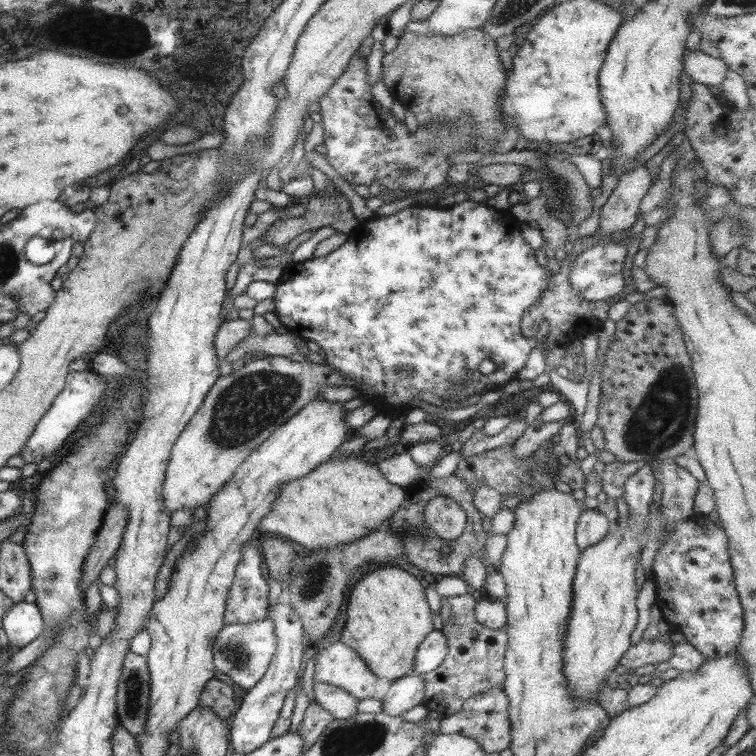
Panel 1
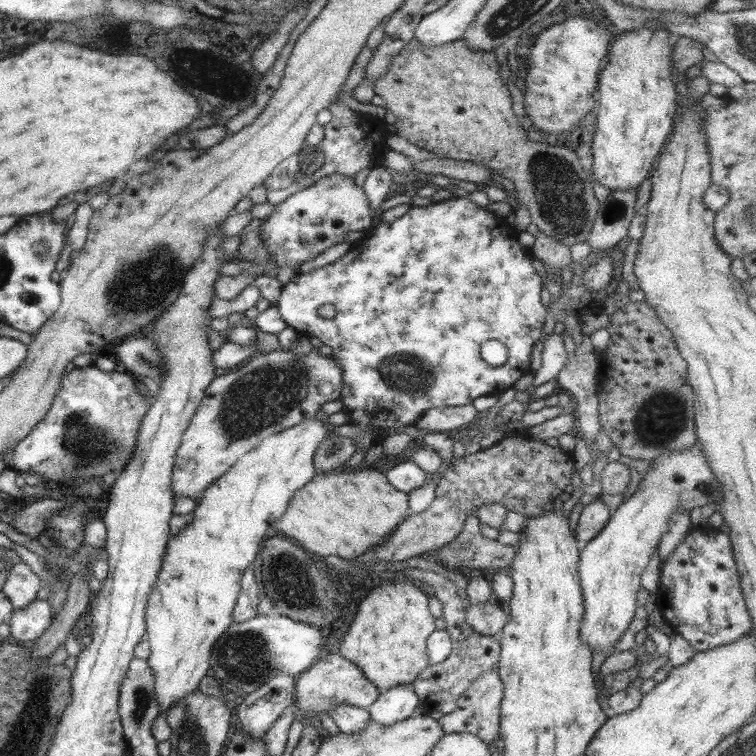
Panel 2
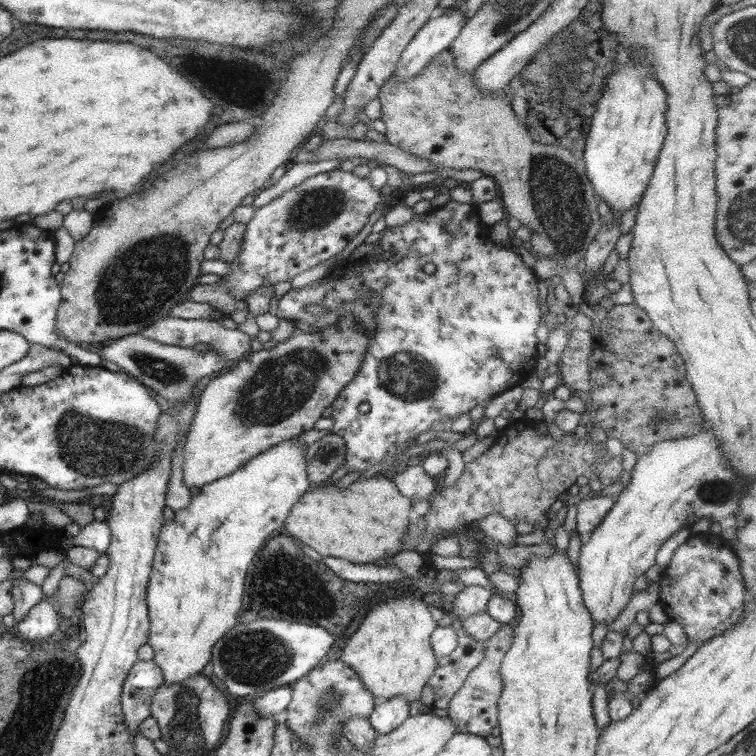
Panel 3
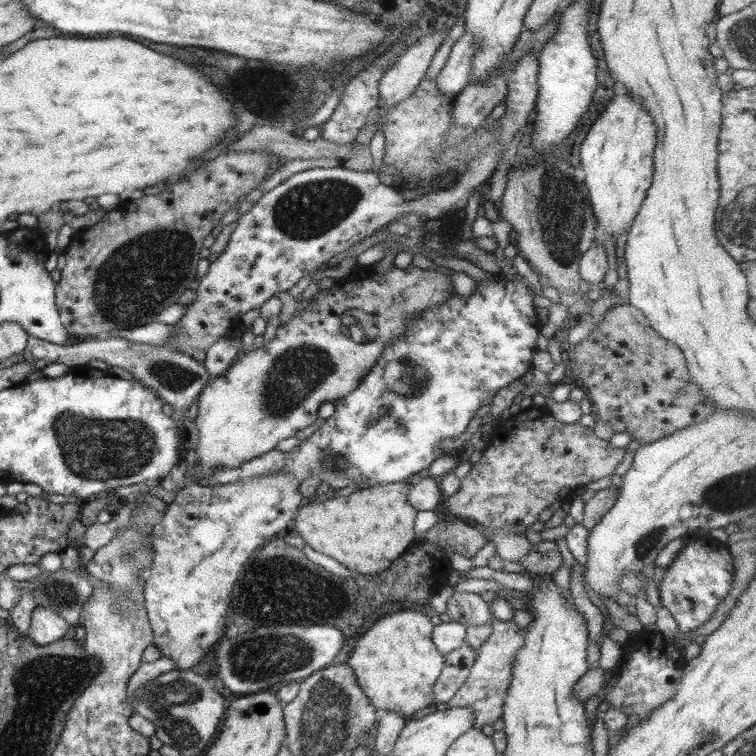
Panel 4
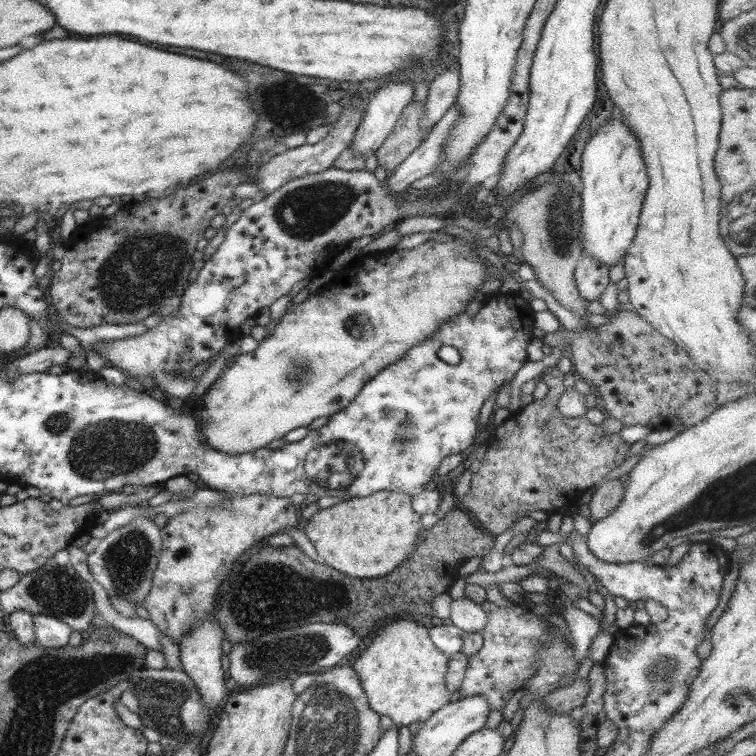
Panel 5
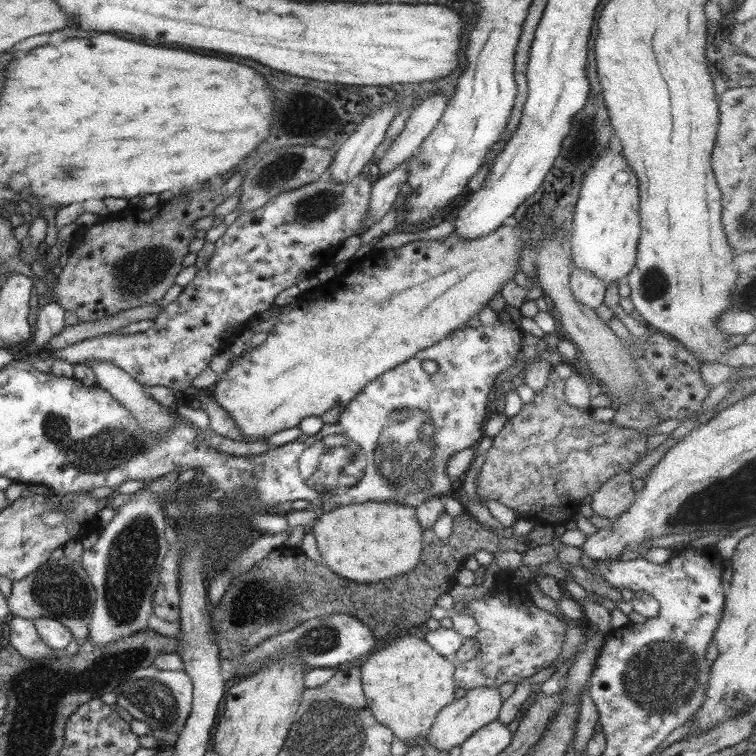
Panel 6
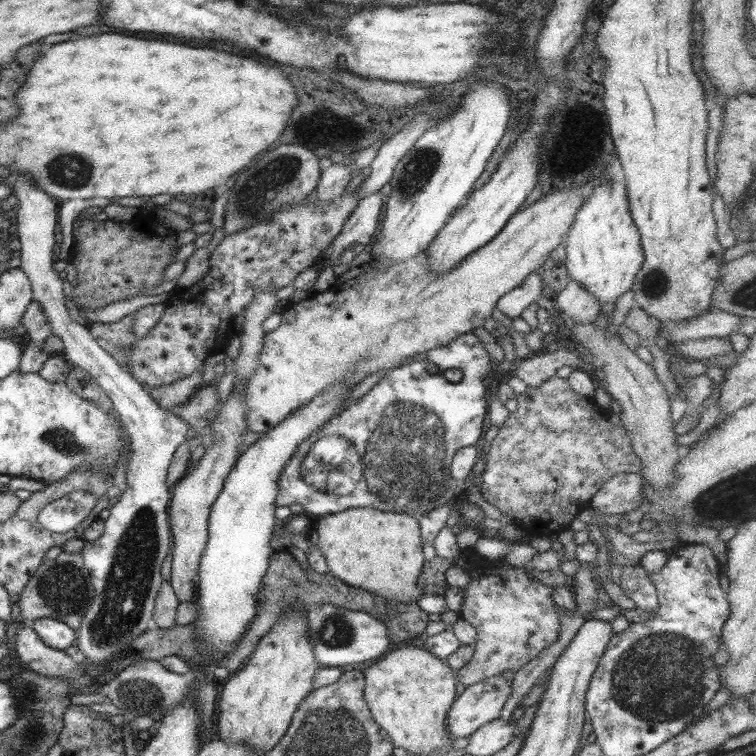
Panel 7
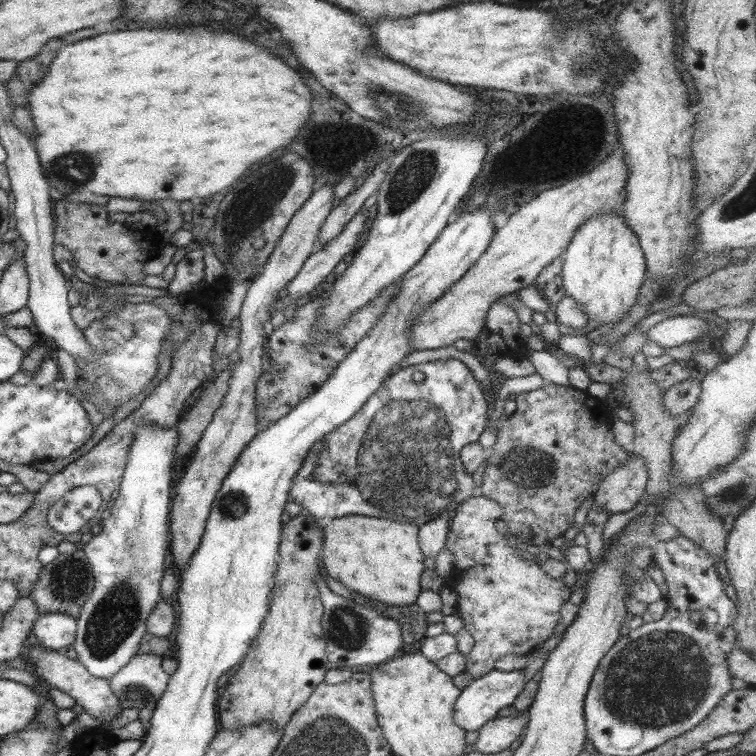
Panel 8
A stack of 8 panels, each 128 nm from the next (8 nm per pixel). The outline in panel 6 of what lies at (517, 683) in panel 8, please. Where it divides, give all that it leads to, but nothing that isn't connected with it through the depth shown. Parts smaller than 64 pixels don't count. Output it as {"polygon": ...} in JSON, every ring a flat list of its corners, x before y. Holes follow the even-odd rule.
{"polygon":[[486,686,469,690,464,697,454,699,446,707,440,709,434,725,430,728,427,741,430,746,434,746,438,750,452,750,452,748,464,743,473,733,476,733,486,724,497,721,502,705,503,700,498,688]]}

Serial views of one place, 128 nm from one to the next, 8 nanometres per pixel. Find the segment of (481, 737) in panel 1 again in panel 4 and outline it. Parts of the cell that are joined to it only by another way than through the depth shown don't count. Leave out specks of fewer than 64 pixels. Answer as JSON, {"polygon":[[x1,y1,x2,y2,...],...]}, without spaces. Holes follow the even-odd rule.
{"polygon":[[492,618,492,635,488,641,476,652,477,660,472,666,470,675,464,684,455,692,447,702,447,708,472,708,475,720,473,729,481,731,485,726,492,725,503,715,504,699,508,695,512,683,513,660,516,652,524,646,525,628,517,626,514,621,499,622]]}

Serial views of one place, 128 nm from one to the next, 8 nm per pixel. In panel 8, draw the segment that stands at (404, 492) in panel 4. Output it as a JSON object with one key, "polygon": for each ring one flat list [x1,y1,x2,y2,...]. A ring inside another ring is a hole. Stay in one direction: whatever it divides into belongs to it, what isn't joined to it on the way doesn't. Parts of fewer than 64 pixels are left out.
{"polygon":[[362,515,333,518,324,526,323,573,340,580,348,588,368,596,370,600,390,606,413,605,421,594,421,578,425,556,418,546,419,524,400,524,394,519]]}

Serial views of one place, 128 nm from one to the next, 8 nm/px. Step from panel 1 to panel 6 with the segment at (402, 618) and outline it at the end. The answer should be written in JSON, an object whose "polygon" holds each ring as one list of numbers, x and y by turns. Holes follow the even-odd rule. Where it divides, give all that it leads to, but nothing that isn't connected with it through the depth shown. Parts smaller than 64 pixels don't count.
{"polygon":[[416,631,408,632,408,636,390,642,386,648,377,653,372,653,370,659,361,667,361,680,363,691,372,714,400,741,412,740,416,737,428,737,430,728,434,725,436,715,440,709,454,701,455,668,457,663,440,656,424,637]]}

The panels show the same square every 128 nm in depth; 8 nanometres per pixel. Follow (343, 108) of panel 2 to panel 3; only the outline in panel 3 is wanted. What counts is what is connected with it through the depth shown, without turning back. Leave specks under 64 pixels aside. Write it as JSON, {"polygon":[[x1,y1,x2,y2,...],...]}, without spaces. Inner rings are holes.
{"polygon":[[338,158,299,164,292,162,290,170,284,174,284,177,281,180,275,182,270,188,262,189,255,194,254,202,250,206,257,209,262,208,264,204,272,202,274,198,284,195,284,192,294,189,296,186,303,184,306,180,312,179,318,174,339,169,340,162,341,160]]}

